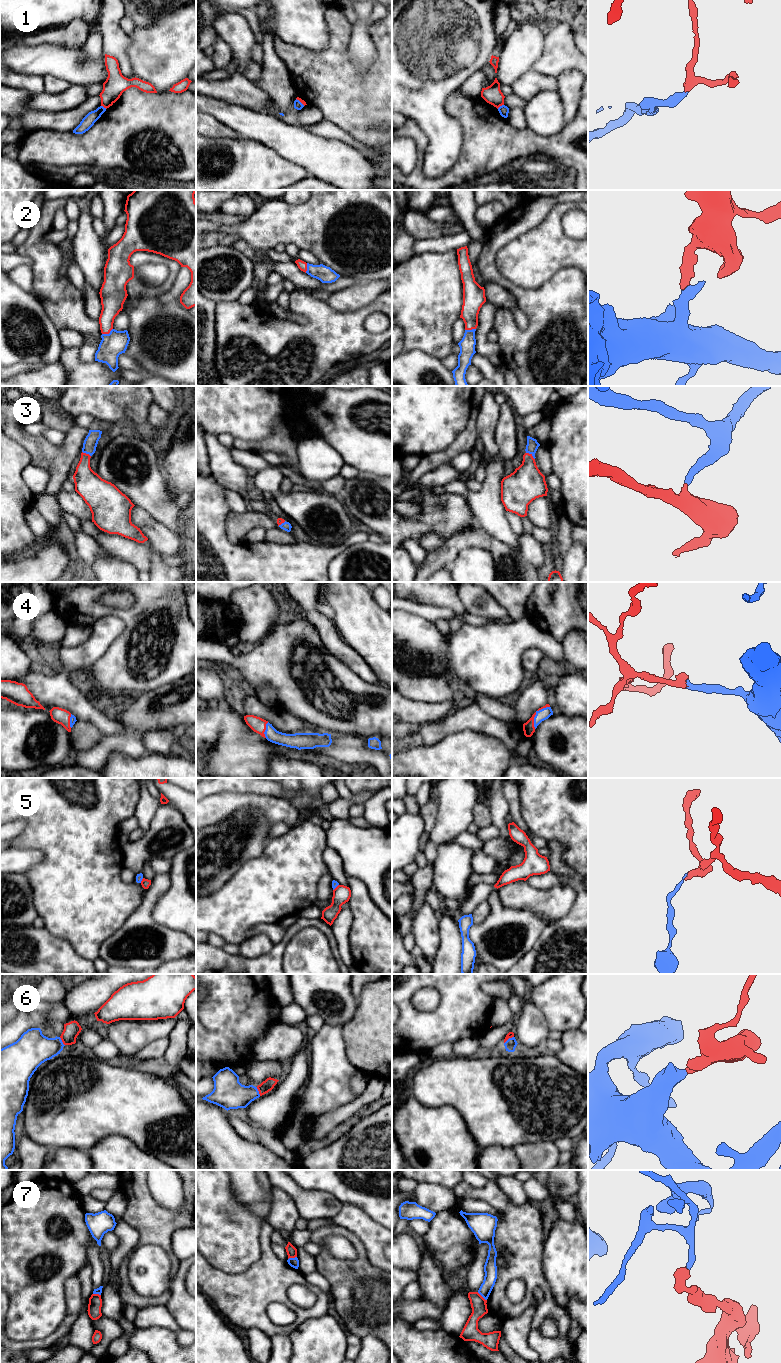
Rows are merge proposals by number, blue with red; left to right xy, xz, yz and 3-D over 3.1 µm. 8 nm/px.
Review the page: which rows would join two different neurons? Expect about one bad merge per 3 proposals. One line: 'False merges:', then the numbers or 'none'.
False merges: 1, 5, 7

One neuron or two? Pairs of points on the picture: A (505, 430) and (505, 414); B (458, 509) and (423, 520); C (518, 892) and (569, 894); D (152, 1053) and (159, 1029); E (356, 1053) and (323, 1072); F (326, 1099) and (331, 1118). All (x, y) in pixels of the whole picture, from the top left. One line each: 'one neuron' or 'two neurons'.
A: one neuron
B: one neuron
C: one neuron
D: two neurons
E: two neurons
F: two neurons

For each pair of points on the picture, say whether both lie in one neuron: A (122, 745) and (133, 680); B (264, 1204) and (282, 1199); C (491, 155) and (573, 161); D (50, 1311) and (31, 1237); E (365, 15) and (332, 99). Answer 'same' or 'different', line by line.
A: different
B: different
C: same
D: same
E: different

